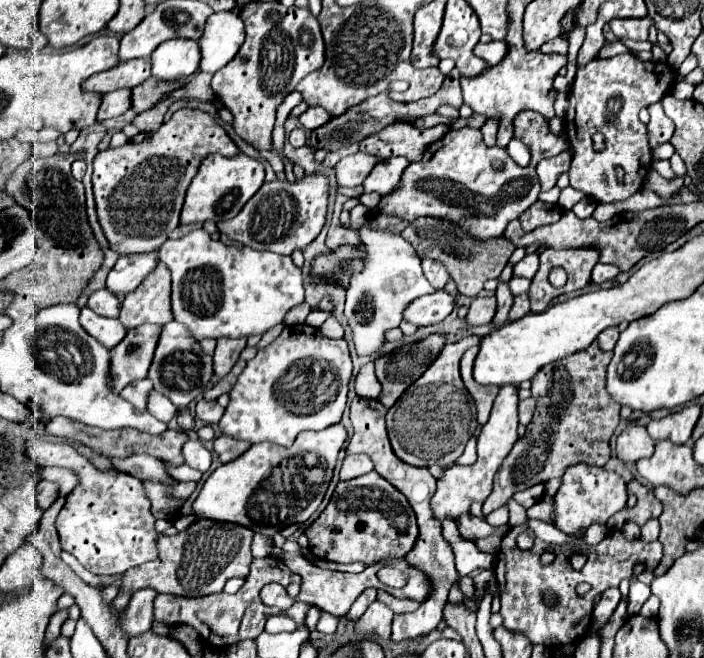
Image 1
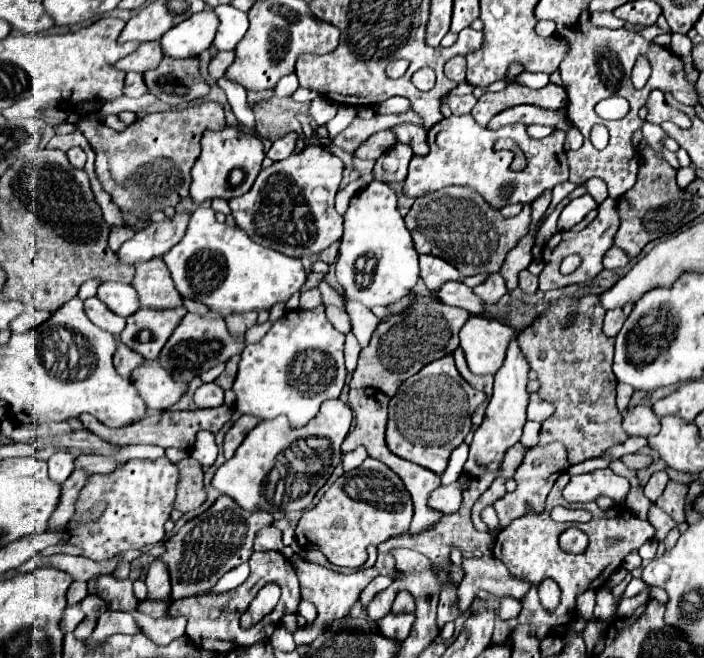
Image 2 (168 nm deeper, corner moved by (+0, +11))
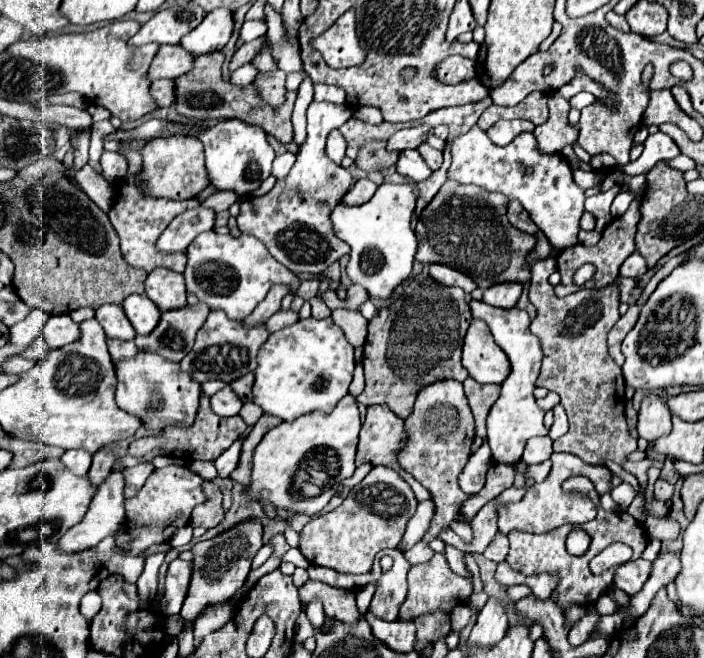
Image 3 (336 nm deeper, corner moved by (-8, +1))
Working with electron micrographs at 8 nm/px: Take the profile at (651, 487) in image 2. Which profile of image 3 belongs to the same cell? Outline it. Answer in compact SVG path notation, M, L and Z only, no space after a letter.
M658 480L656 482L656 500L660 500L660 502L668 502L670 498L672 498L672 492L674 492L674 486L672 484L668 484L668 482L664 482L664 480Z

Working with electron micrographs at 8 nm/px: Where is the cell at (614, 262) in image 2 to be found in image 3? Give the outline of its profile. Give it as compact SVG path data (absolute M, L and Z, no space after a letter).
M634 252L634 254L630 254L630 256L626 258L626 262L620 266L620 276L622 276L622 278L636 278L636 276L642 276L646 270L648 270L648 266L646 266L644 258L642 258L638 252Z

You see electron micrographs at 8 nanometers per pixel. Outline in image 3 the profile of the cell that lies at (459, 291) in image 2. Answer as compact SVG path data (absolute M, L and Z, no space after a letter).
M470 300L468 304L472 310L472 316L480 318L488 324L496 344L510 358L512 372L502 382L500 398L496 400L496 404L492 406L492 410L488 414L486 442L490 444L492 458L496 464L514 464L522 458L522 452L524 452L528 438L548 434L548 428L544 426L544 410L536 404L536 398L534 398L534 388L536 388L536 380L540 374L540 360L542 360L540 342L530 334L530 330L528 330L530 318L524 310L520 310L516 306L508 308L508 310L494 308L494 306L488 306L486 302L480 302L480 300Z

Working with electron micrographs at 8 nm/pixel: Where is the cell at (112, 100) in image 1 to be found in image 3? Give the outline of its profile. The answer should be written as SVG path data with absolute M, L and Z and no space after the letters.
M154 80L150 84L150 96L158 108L172 104L172 80Z

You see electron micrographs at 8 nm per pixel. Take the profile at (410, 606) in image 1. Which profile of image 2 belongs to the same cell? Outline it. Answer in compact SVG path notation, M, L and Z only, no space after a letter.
M400 592L400 596L396 596L392 610L406 610L412 612L414 610L414 598L408 592Z

